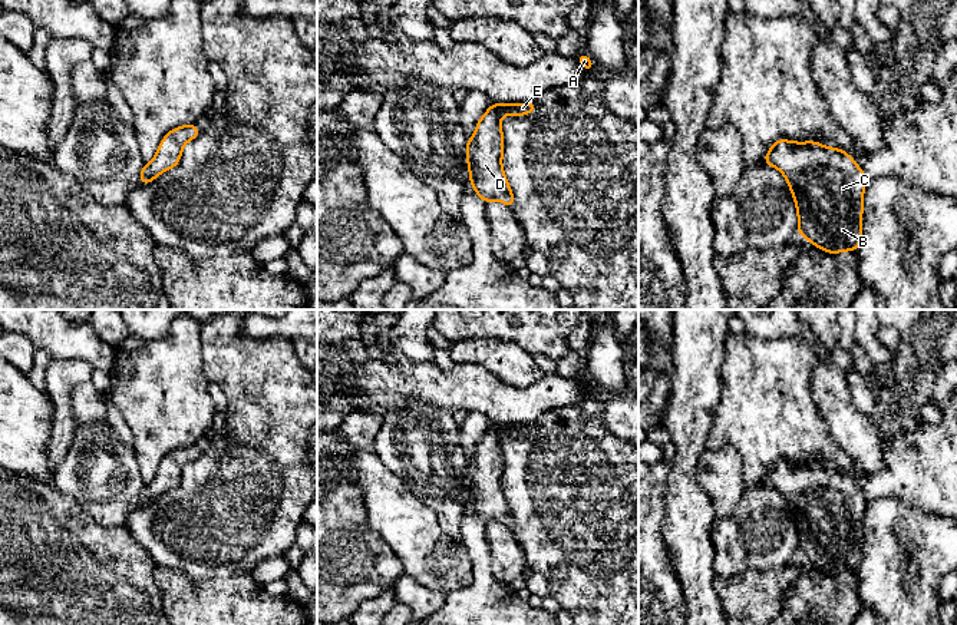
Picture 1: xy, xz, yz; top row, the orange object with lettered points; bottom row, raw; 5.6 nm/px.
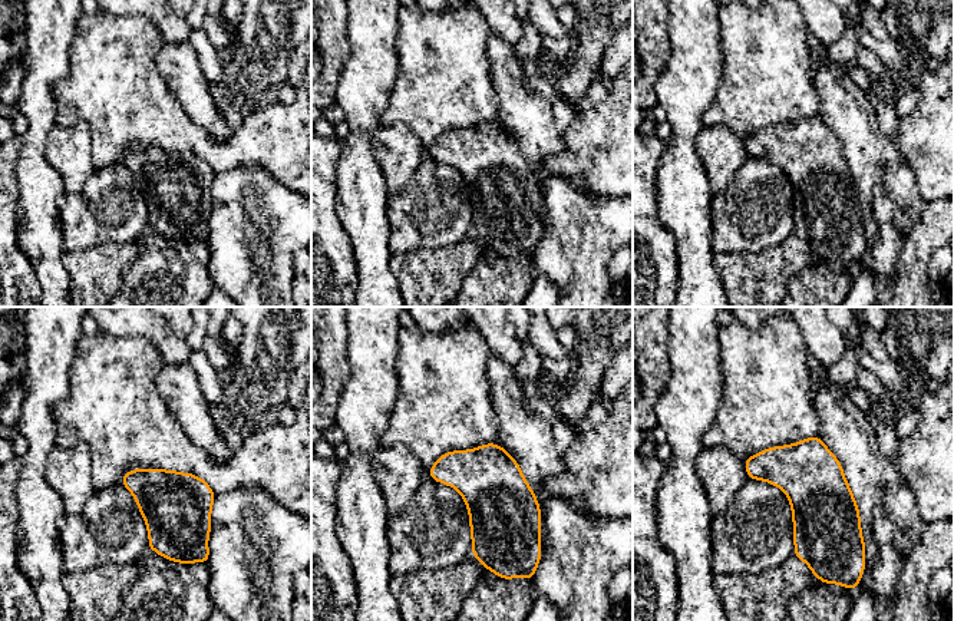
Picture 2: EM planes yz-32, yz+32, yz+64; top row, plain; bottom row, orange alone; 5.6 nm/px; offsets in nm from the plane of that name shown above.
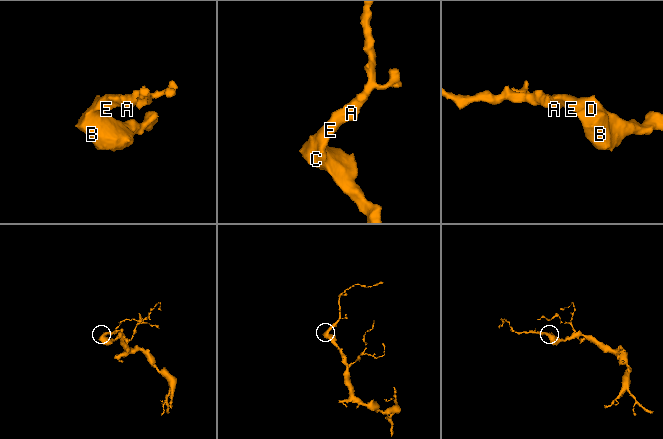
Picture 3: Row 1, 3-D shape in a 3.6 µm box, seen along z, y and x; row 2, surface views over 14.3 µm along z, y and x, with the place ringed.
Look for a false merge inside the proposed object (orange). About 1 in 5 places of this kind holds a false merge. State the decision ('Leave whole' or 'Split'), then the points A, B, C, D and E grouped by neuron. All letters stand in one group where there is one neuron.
Leave whole. Groups: A B C D E

